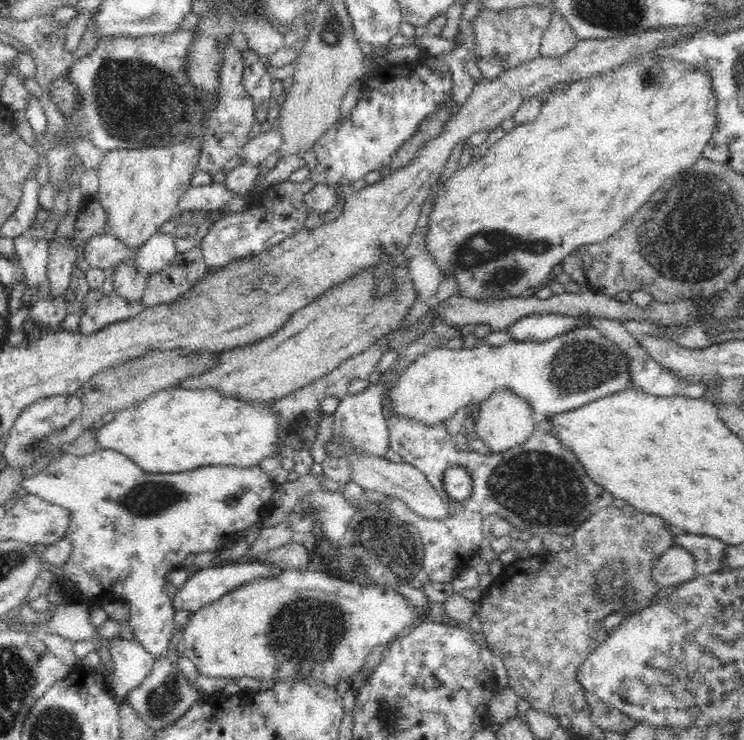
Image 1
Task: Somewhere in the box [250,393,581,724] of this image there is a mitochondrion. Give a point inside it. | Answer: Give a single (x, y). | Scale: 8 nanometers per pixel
(307, 632)

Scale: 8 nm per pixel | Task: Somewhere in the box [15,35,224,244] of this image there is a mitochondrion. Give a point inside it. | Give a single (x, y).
(132, 98)

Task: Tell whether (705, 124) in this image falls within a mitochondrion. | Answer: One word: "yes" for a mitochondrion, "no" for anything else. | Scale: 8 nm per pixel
no

